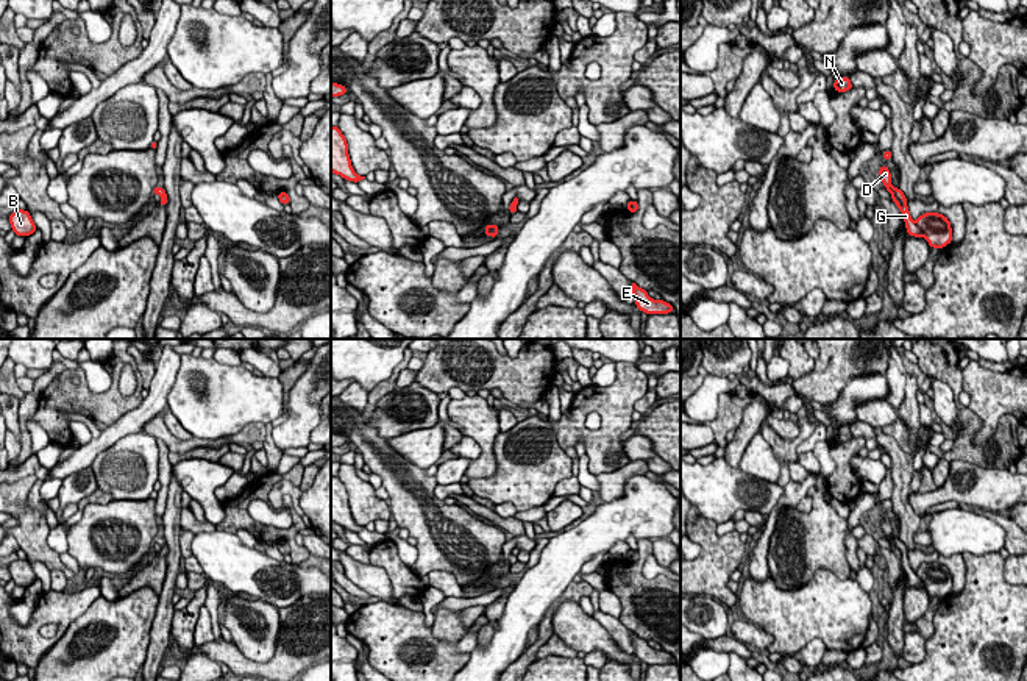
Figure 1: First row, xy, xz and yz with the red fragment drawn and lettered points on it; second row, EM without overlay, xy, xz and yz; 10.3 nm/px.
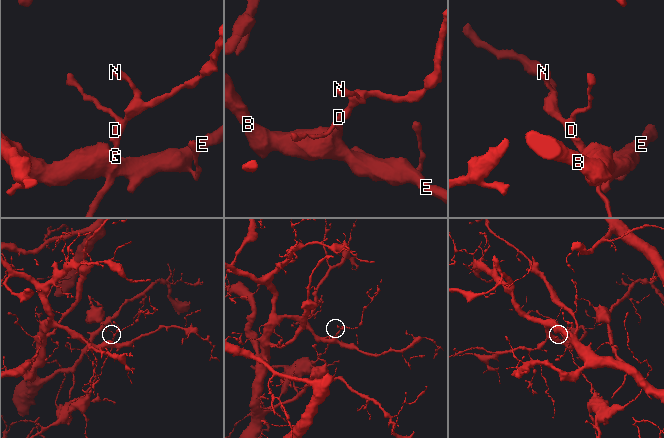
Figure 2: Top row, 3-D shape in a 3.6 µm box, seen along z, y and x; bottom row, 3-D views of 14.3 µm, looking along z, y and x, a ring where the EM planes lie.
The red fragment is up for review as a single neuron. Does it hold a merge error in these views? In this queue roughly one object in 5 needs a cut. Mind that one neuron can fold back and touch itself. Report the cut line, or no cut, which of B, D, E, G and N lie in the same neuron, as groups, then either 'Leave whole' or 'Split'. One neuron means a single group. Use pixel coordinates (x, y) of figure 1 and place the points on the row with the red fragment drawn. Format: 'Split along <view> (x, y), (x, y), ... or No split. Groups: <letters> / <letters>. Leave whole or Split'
Split along yz (891, 188), (901, 208). Groups: B D E N / G. Split

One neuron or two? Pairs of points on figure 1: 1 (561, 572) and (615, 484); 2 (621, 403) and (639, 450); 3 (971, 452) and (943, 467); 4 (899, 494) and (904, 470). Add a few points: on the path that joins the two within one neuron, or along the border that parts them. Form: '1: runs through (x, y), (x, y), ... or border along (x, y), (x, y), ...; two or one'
1: border along (632, 475), (620, 497), (604, 502); two
2: border along (621, 441), (623, 450), (631, 459); two
3: border along (943, 458), (949, 461); two
4: runs through (901, 488), (901, 477); one

